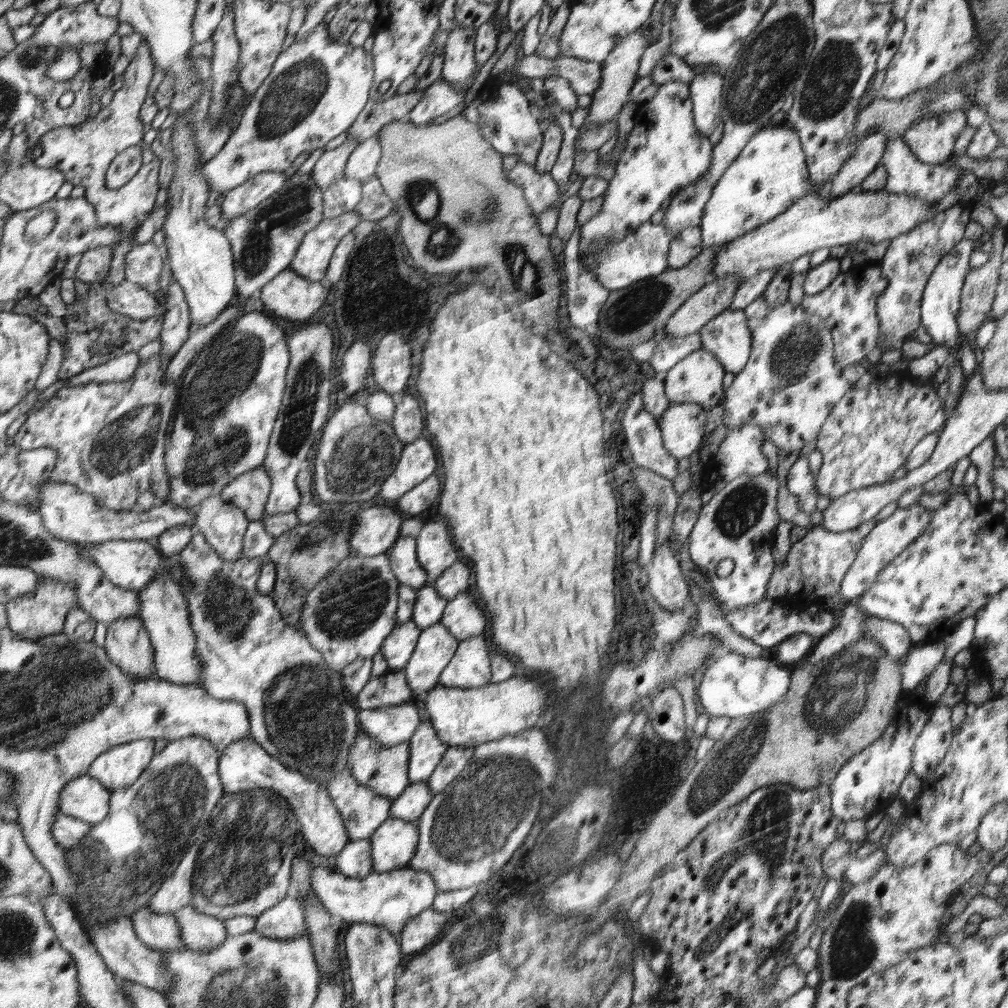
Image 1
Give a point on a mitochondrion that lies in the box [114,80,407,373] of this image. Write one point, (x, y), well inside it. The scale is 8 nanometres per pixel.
(290, 209)

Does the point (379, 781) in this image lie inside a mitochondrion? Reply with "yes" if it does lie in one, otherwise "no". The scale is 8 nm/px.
no

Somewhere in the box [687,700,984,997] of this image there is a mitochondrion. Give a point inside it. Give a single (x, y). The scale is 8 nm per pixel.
(851, 950)

